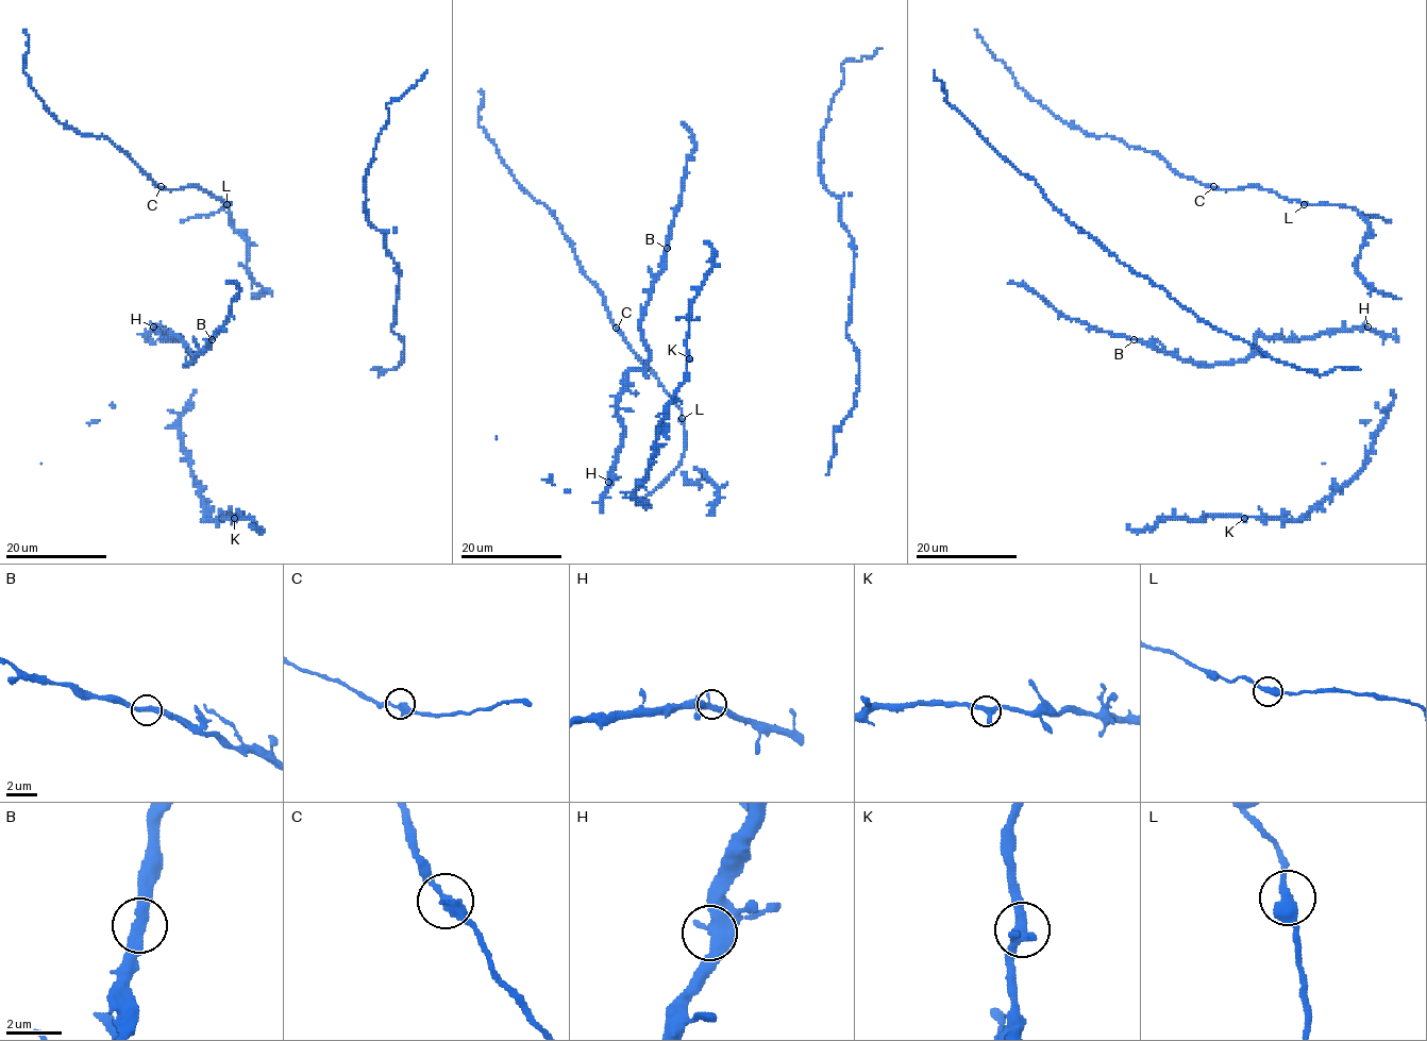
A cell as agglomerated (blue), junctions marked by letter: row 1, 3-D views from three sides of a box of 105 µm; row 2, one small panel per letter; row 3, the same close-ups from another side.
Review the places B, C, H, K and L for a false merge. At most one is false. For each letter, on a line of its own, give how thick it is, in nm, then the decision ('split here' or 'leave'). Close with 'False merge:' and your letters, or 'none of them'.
B: calibre 400 nm; leave
C: calibre 380 nm; leave
H: calibre 480 nm; leave
K: calibre 400 nm; leave
L: calibre 400 nm; leave
False merge: none of them

